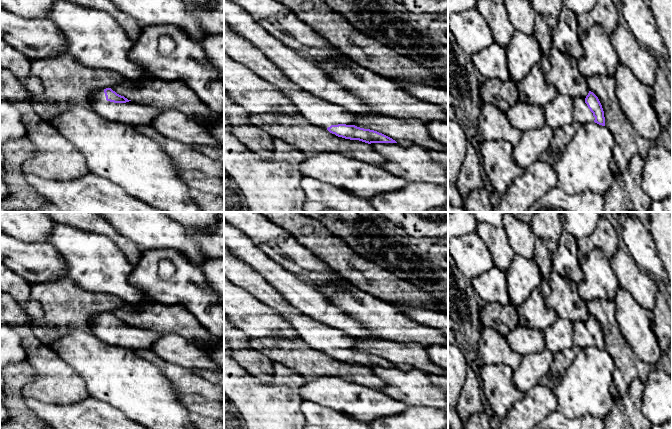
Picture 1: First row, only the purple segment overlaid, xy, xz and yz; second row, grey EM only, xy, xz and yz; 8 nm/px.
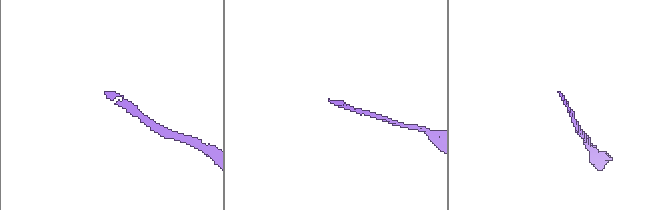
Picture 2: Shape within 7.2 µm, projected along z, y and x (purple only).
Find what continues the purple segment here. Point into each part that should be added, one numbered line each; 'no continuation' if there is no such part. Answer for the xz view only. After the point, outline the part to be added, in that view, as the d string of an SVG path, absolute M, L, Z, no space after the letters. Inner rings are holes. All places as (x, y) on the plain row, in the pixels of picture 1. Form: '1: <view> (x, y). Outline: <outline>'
1: xz (318, 336). Outline: M225 247L224 277L277 311L298 332L308 348L324 353L331 349L356 348L352 337L299 311L251 267L236 258Z

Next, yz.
1: yz (582, 338). Outline: M577 321L572 323L572 325L574 332L574 346L578 346L581 348L594 346L593 337L585 327L585 323Z

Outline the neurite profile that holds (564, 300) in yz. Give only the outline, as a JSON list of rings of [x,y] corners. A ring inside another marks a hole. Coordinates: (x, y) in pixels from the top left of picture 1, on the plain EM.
[[[551,272],[548,280],[551,292],[544,297],[547,307],[551,308],[559,318],[569,320],[571,323],[585,323],[589,317],[586,303],[580,298],[577,283],[571,279]]]

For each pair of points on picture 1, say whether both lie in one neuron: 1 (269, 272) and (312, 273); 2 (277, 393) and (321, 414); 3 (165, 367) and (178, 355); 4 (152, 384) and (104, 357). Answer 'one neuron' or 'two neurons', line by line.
1: two neurons
2: two neurons
3: two neurons
4: one neuron

